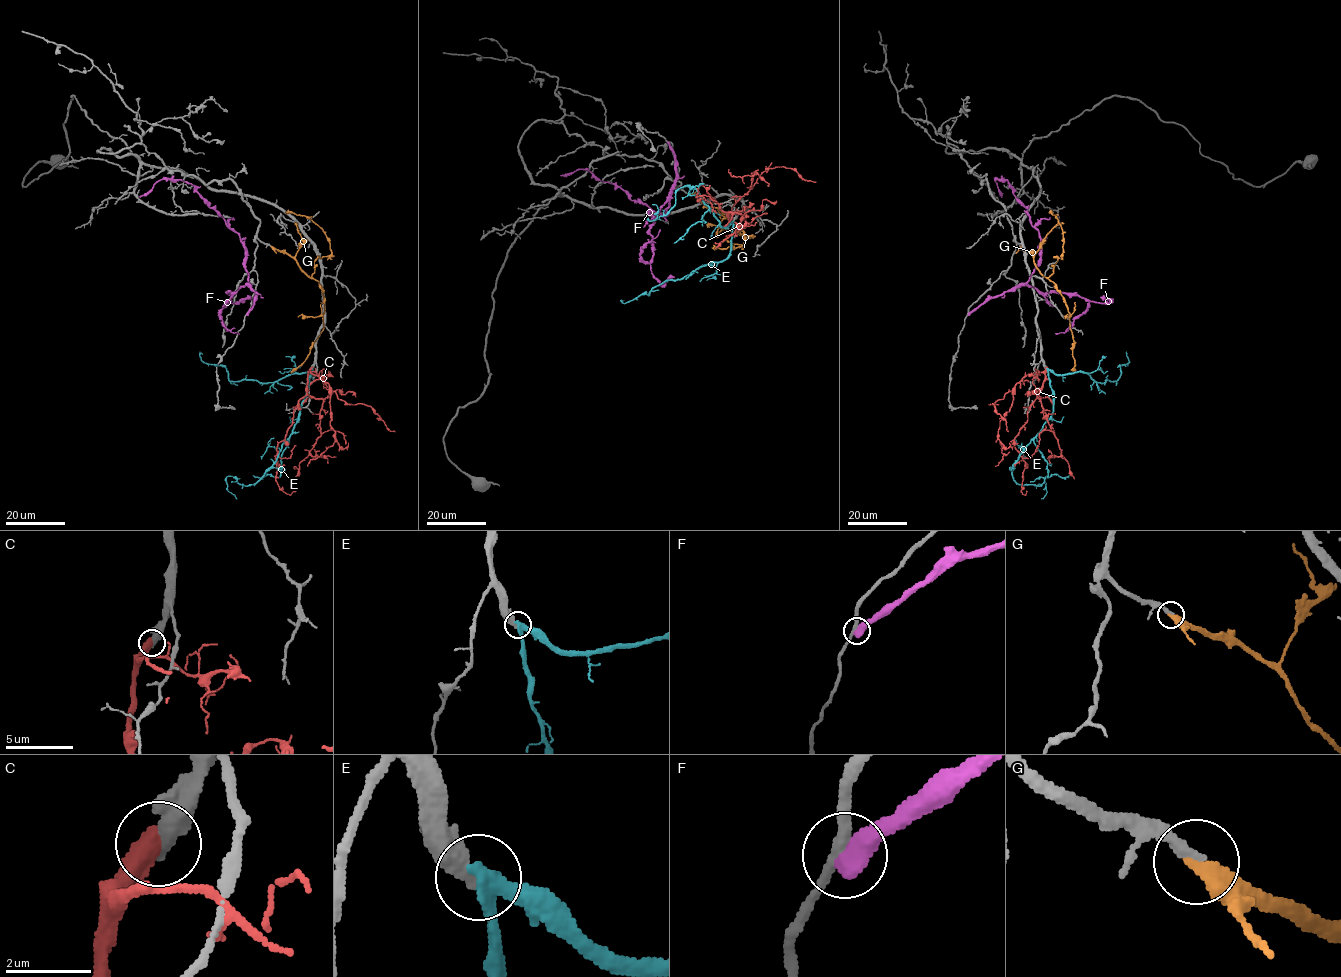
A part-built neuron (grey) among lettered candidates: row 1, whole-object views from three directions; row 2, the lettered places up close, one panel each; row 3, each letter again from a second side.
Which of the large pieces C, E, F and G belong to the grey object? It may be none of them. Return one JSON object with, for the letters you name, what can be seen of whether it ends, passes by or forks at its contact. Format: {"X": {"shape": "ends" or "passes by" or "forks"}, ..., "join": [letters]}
{"E": {"shape": "passes by"}, "G": {"shape": "ends"}, "join": ["E", "G"]}

